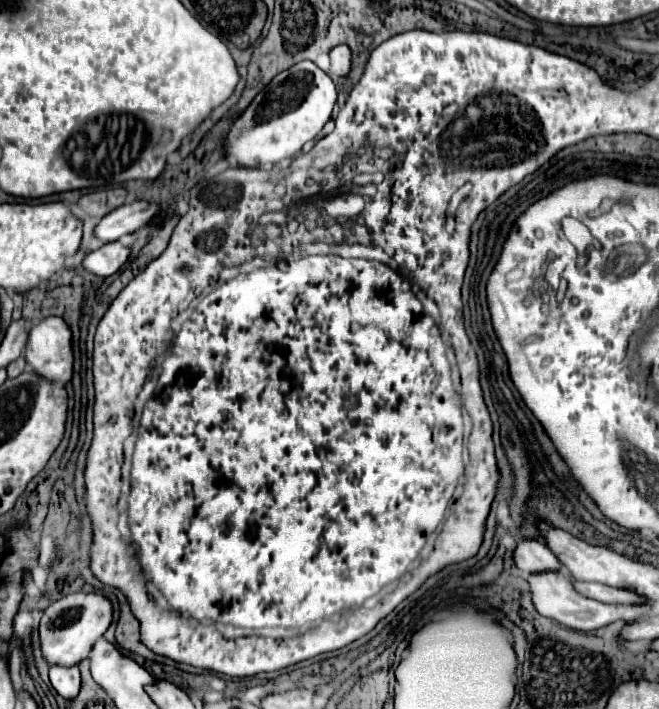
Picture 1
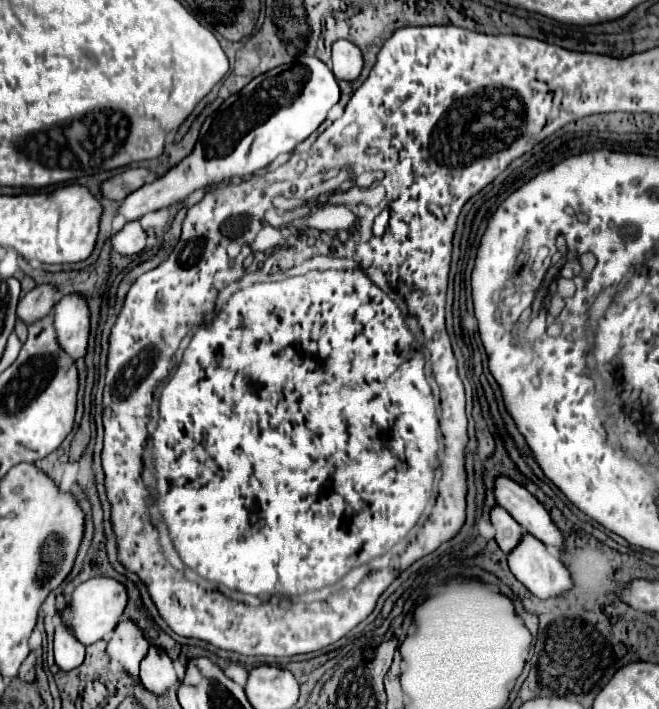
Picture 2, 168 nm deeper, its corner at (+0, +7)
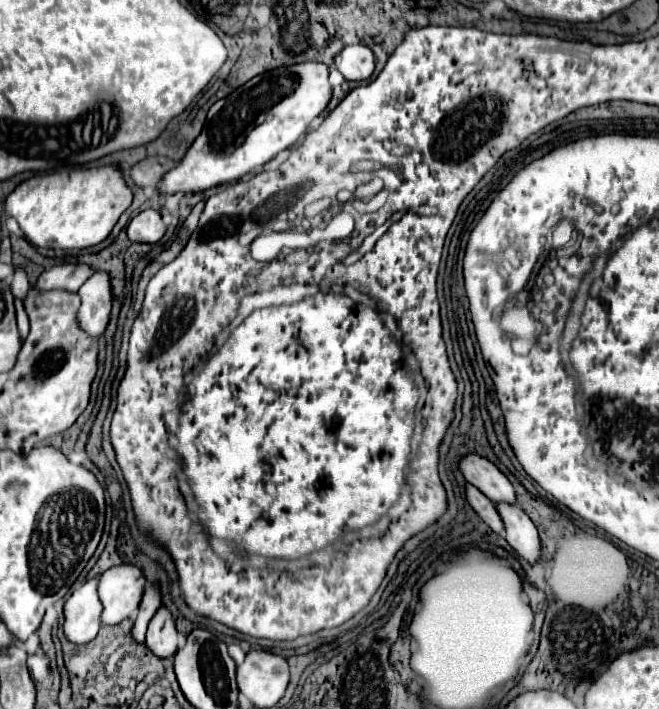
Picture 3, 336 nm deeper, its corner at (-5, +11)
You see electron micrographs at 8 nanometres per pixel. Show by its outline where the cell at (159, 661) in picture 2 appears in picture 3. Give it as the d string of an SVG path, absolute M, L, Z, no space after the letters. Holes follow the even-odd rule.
M161 606L157 610L157 614L153 616L149 630L147 630L147 640L145 640L147 648L161 660L165 658L173 658L179 650L179 634L175 630L175 622L171 612Z

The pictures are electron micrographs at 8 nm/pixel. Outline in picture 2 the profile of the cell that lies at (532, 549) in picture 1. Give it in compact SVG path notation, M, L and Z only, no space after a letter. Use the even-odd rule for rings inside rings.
M492 506L492 510L490 510L490 522L496 528L494 540L500 546L500 550L508 554L512 548L516 548L516 544L520 542L520 536L522 536L520 524L504 508L500 508L500 506Z

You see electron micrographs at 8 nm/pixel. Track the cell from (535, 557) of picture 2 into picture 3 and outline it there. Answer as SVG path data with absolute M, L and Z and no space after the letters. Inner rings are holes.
M497 504L505 522L505 540L517 556L529 564L537 564L541 558L541 538L531 518L517 504Z

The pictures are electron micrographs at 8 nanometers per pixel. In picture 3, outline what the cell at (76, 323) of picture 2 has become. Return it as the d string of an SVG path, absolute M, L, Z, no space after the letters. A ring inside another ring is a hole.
M95 272L91 280L87 280L79 288L77 294L81 298L81 306L77 310L77 324L85 334L99 338L105 332L111 312L109 276L105 272Z

